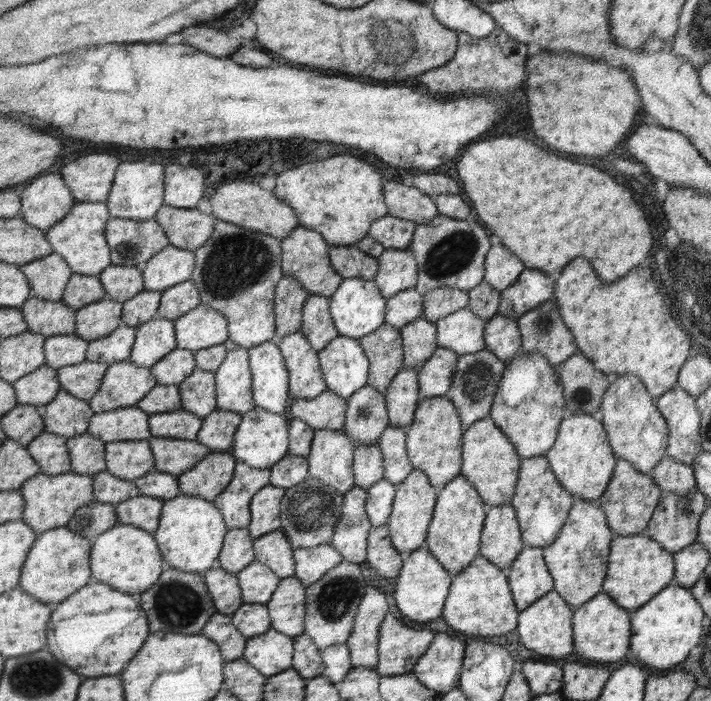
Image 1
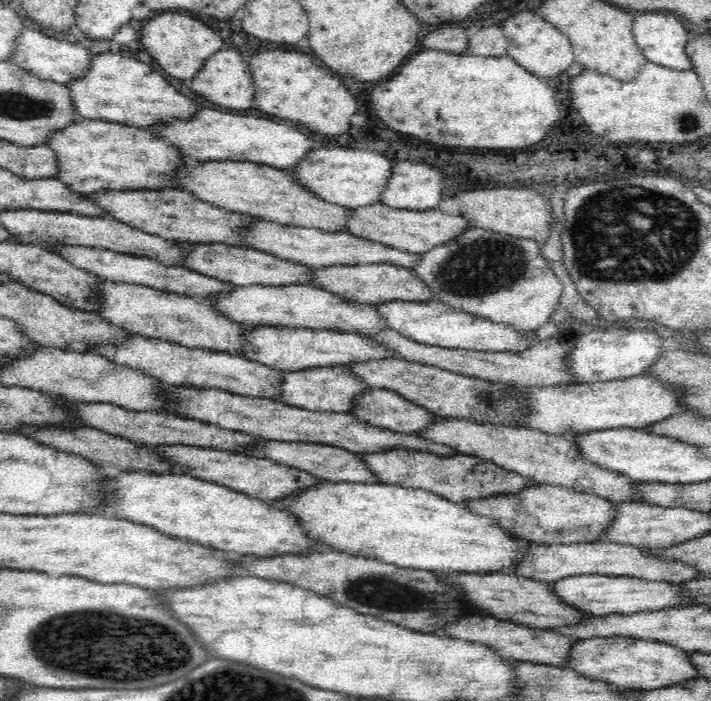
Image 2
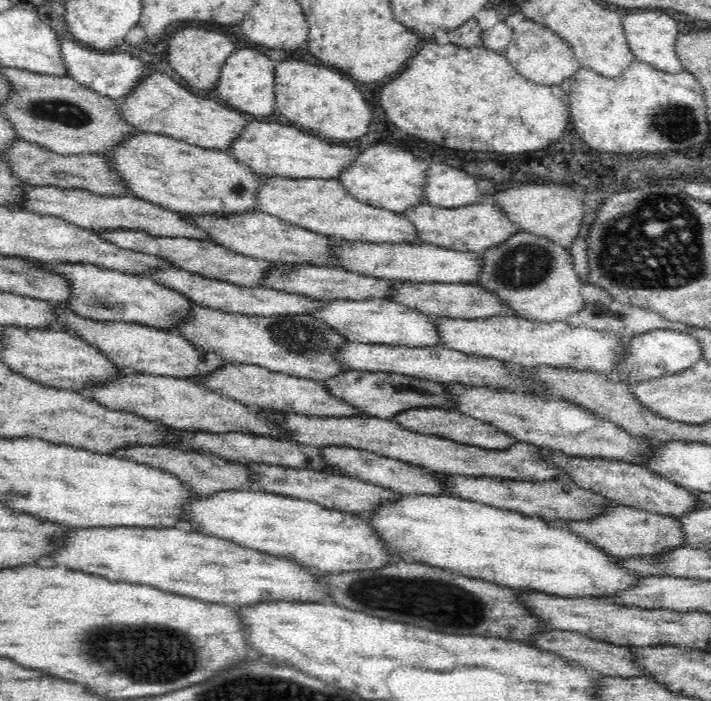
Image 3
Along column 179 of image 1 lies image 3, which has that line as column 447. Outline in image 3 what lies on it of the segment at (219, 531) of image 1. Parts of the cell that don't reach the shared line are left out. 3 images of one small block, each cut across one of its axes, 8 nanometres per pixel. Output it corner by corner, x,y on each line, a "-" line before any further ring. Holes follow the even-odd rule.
408,494
404,495
399,501
396,501
393,505
386,505
376,509
370,516
366,517
371,522
374,528
377,528
381,538
383,538
386,546
389,546
389,550
395,552
395,554
403,554
404,558
409,559
414,563
428,564
430,566
436,566
438,568
444,568
446,570
452,570
460,574
464,574
468,577
481,578
487,582
495,583
502,587
509,587
514,590
528,590
538,591
539,593
546,593
562,598
582,598
582,597
594,597
604,598
615,594
622,594
631,588
636,588
644,577
648,577
648,574
633,574
625,566
620,565
620,558
608,554
605,550
601,549
601,546
596,546
593,542
586,540
583,536
576,534
569,528
562,528
560,526
552,526
545,519
538,516
528,516
513,510
500,509
495,506
488,506
479,502
469,501
455,494
452,495
418,495

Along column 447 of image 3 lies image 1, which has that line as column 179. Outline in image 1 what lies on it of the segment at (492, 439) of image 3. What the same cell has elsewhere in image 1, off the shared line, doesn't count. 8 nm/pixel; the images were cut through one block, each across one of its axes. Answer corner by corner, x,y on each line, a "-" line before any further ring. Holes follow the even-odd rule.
184,408
170,413
150,415
151,433
160,438
198,440
204,418

